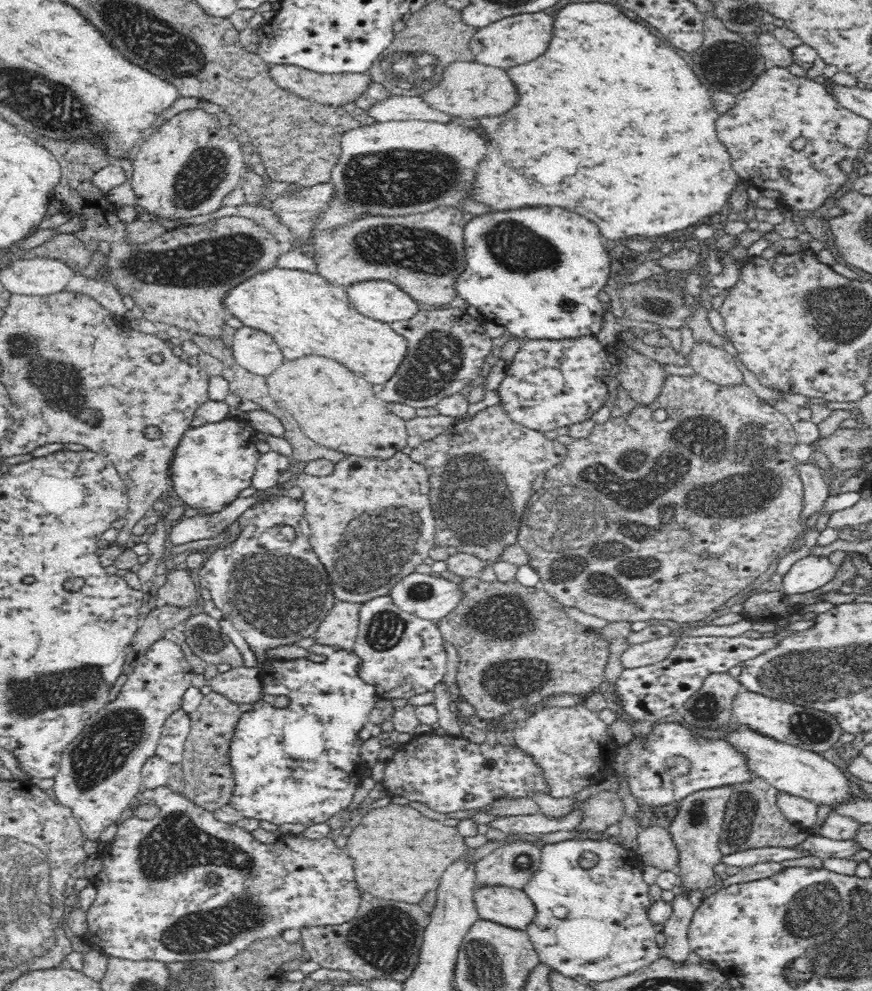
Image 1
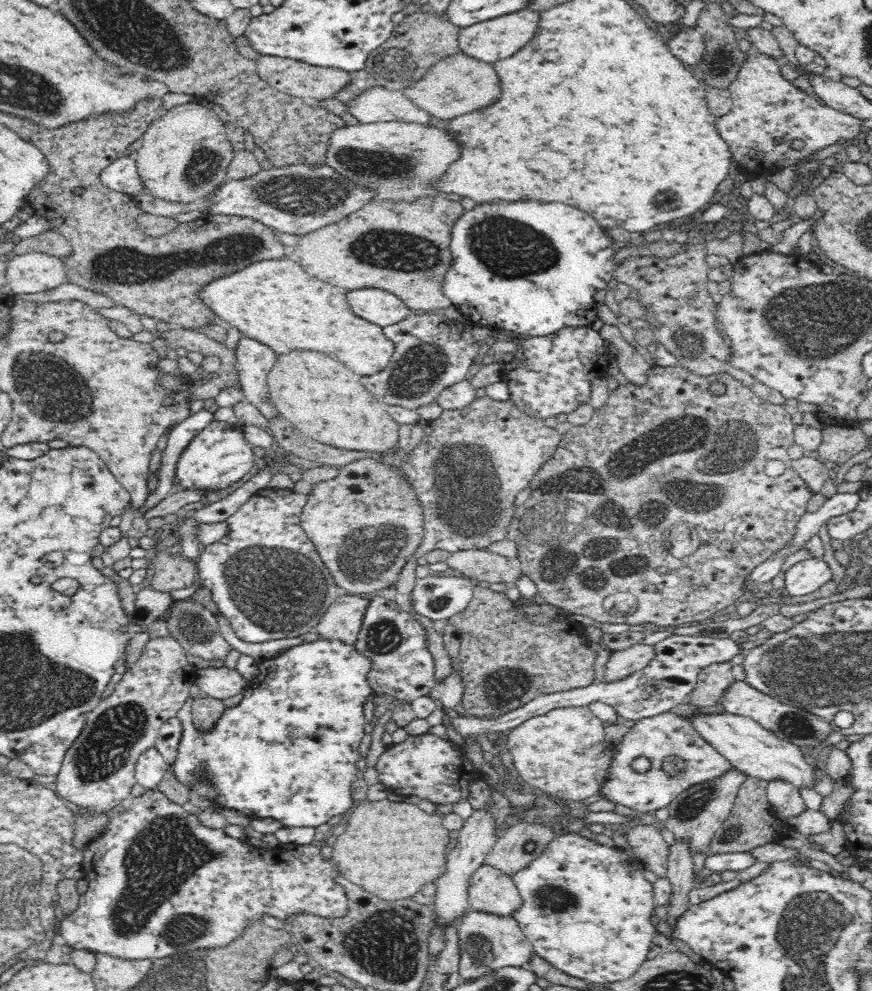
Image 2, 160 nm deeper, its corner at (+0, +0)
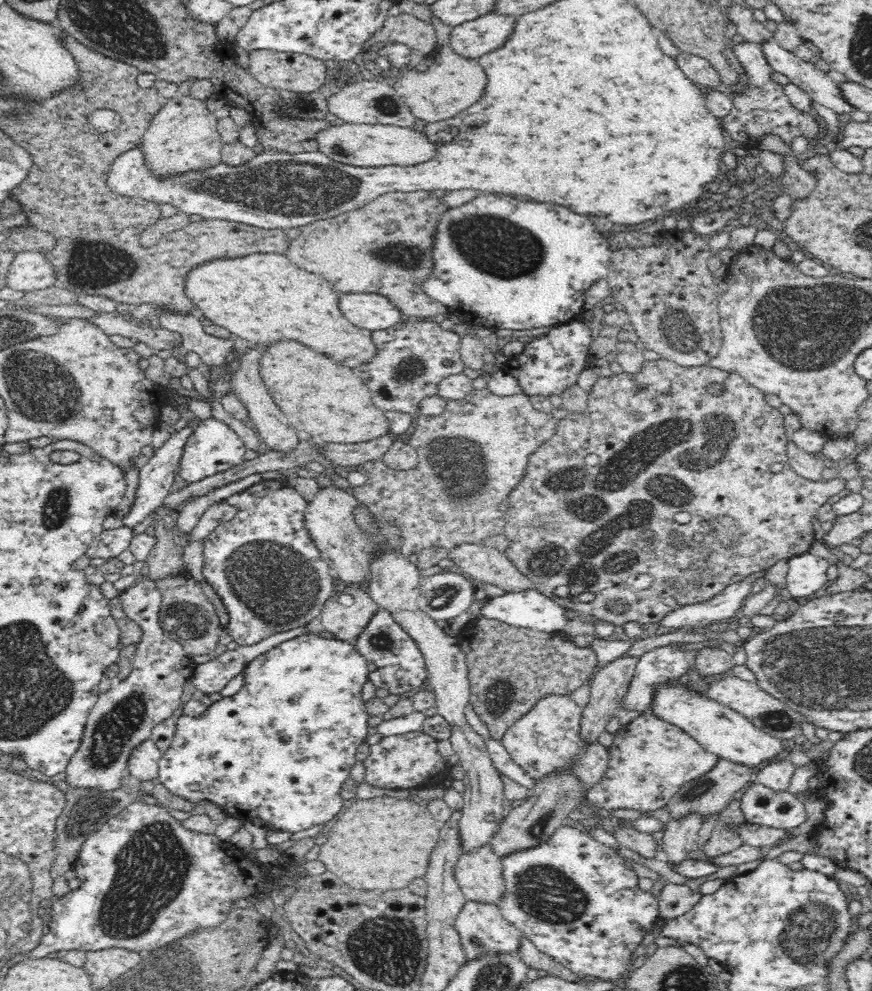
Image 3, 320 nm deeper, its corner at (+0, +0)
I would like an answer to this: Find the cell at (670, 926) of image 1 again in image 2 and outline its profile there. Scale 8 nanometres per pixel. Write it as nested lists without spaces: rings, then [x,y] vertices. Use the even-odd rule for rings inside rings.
[[[676,840],[669,846],[667,879],[672,883],[673,896],[667,908],[667,918],[671,930],[676,919],[690,908],[690,890],[694,888],[694,863],[688,841]]]

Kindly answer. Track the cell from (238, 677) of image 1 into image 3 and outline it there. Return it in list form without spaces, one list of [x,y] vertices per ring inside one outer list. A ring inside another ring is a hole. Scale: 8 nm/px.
[[[304,625],[303,627],[273,634],[261,640],[258,644],[240,645],[235,650],[225,651],[203,664],[197,664],[190,679],[194,686],[206,695],[214,692],[220,693],[220,690],[234,676],[243,672],[249,662],[268,652],[268,650],[272,650],[281,642],[292,640],[297,636],[308,634],[308,632],[310,632],[308,625]]]

